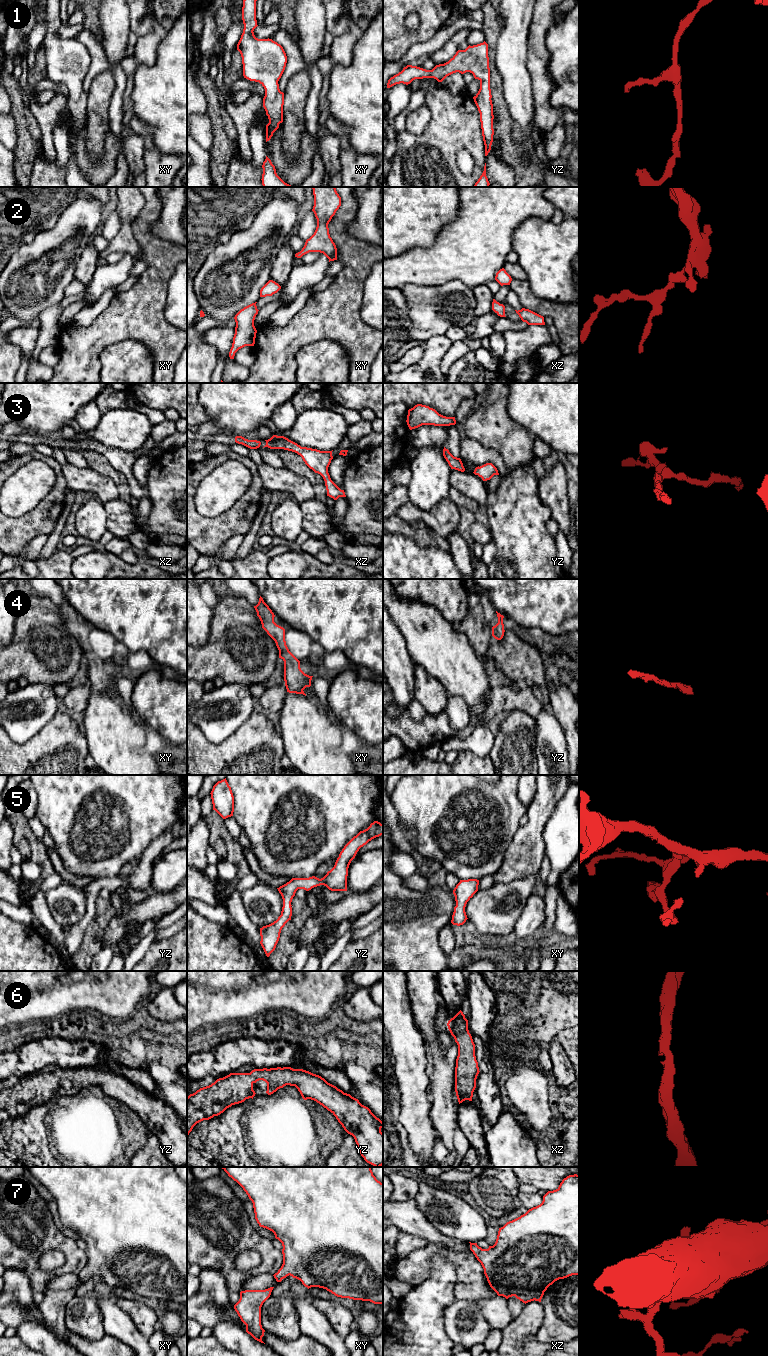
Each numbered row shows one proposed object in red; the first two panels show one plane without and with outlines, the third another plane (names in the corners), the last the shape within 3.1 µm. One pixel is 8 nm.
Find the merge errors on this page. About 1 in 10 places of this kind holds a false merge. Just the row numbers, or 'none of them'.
none of them

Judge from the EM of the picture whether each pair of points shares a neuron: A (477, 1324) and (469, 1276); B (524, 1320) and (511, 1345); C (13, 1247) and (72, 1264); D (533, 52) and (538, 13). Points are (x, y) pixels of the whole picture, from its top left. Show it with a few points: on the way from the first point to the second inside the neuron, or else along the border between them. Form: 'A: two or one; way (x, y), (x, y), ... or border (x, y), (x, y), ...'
A: two; border (455, 1297), (476, 1300)
B: one; way (521, 1326), (513, 1334), (512, 1339)
C: one; way (30, 1244), (60, 1244), (63, 1247)
D: one; way (537, 42), (538, 23)

